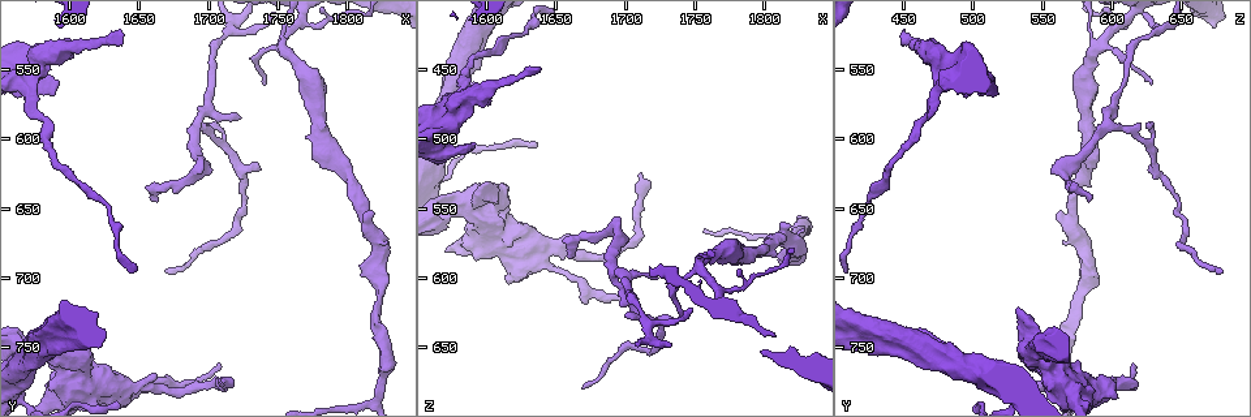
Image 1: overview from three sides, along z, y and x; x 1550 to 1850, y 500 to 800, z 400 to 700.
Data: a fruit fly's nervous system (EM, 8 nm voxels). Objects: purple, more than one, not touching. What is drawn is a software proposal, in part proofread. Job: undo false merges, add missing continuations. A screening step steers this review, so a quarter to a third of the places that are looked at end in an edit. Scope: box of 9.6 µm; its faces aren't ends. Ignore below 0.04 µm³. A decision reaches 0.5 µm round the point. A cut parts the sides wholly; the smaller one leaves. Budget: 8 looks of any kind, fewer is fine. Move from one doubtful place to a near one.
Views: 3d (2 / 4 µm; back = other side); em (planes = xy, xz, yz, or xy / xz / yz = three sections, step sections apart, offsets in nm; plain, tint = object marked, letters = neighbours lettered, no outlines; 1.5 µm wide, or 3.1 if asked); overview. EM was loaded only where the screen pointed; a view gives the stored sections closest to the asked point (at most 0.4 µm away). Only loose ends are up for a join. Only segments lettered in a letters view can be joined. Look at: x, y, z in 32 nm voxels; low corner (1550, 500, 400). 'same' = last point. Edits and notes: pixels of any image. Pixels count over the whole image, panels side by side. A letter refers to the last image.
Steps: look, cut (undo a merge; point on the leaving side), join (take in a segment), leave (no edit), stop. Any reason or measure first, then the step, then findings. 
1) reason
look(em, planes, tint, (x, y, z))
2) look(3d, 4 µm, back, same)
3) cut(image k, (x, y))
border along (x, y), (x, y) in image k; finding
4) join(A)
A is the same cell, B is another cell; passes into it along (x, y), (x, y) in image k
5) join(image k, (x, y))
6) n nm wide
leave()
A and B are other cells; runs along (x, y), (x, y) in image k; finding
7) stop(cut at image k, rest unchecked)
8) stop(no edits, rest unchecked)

look(3d, 2 µm, (1642, 526, 450))

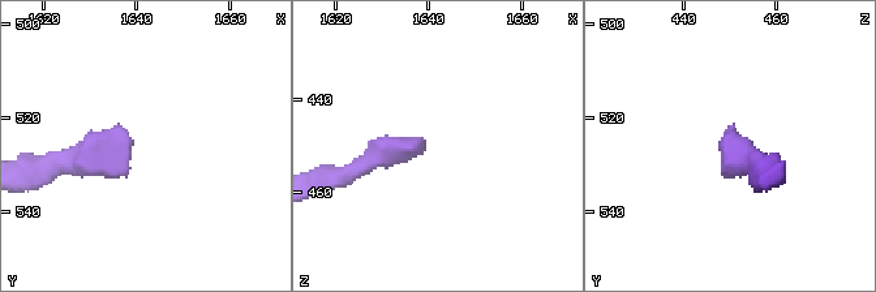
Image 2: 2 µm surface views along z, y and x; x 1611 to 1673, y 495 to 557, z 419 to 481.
look(em, xz, step 8, letters, (1639, 524, 448))

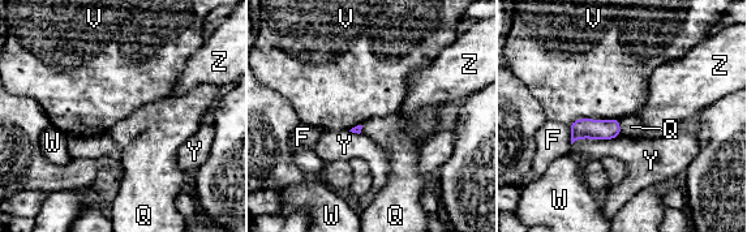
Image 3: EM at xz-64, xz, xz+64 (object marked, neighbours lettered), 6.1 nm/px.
leave()
F, Q, V, W, Y and Z are other cells; no lettered segment goes on from it

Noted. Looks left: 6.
branch stops here
look(3d, 2 µm, (1692, 626, 556))

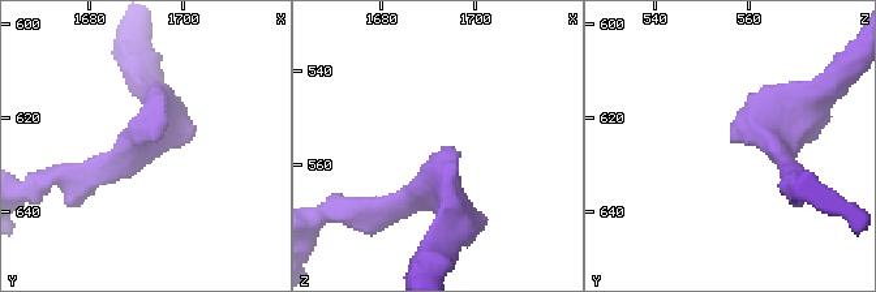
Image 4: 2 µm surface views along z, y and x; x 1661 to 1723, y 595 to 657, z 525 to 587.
shape alone is not enough
look(em, planes, letters, (1695, 623, 556))

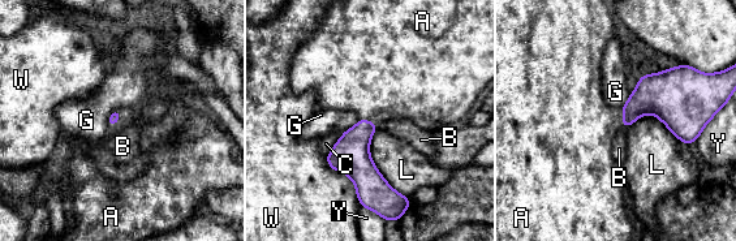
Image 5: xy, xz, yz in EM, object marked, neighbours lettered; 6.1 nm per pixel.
join(A)
A is the same cell, B, C, G, L, W and Y are other cells; passes into it along (115, 116), (117, 120), (128, 116) in image 5; the cell continues

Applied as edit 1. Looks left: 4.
look(overview)

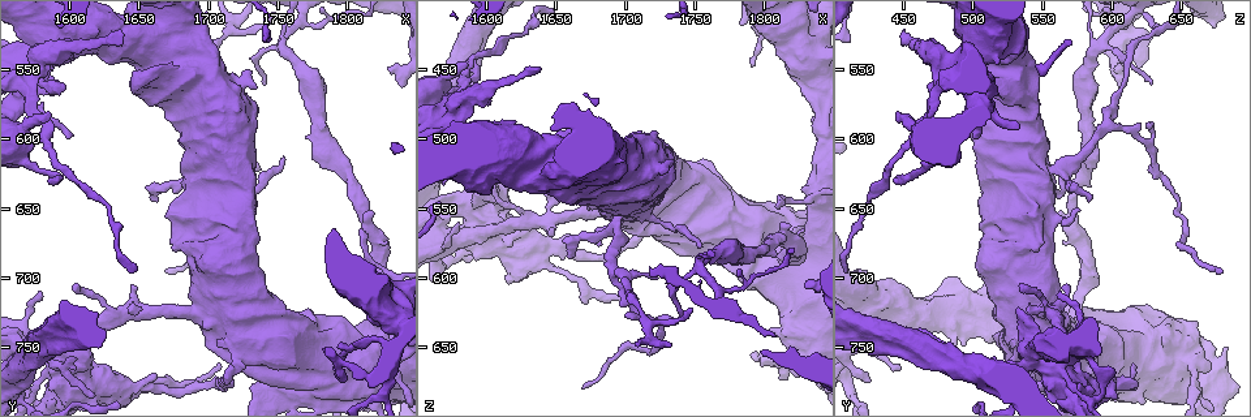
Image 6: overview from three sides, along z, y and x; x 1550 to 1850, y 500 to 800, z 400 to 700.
stops while still wide
look(3d, 2 µm, (1660, 546, 494))

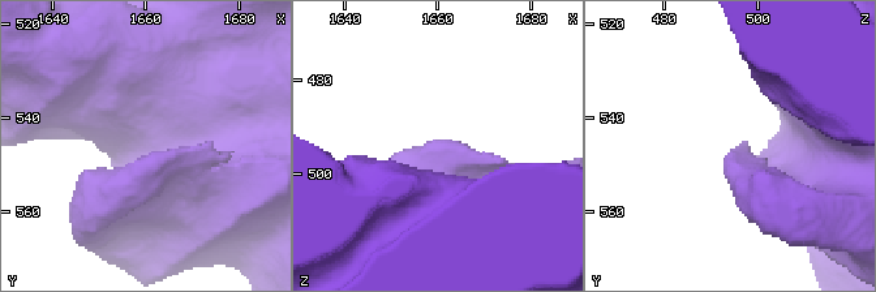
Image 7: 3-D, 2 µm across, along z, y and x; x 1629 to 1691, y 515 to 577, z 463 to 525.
need the tissue
look(em, yz, step 8, letters, (1661, 547, 494))

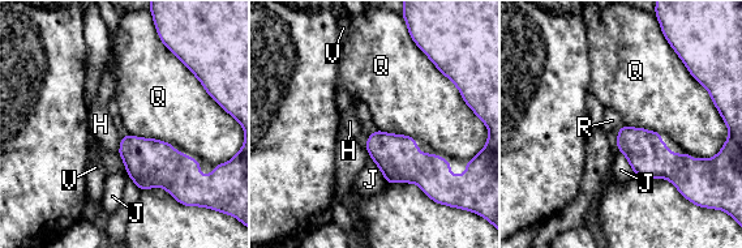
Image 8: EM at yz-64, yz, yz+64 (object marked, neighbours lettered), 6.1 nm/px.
cut it another way
look(em, planes, letters, same)

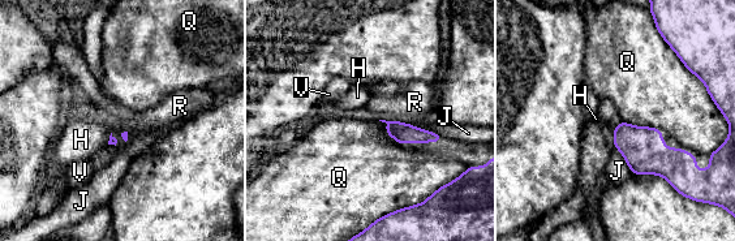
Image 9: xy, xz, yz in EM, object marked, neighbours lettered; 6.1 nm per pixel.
leave()
H, J, Q, R and V are other cells; border along (665, 42), (703, 82) in image 9; no lettered segment goes on from it

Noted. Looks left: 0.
stop(join at image 5, rest unchecked)

